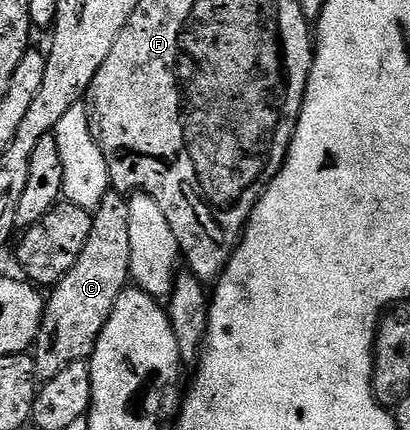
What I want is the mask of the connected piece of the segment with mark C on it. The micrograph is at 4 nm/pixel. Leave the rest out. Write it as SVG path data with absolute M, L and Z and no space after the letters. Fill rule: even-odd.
M116 192L103 196L97 209L92 211L91 232L87 236L87 244L83 244L83 252L79 252L79 260L75 260L75 264L63 276L63 280L59 280L56 286L48 291L45 298L45 315L41 317L37 340L31 347L31 357L37 369L38 379L57 376L63 368L67 368L67 364L84 362L93 355L93 349L99 340L99 332L103 332L103 324L107 324L107 316L111 316L115 300L119 300L126 286L130 285L131 240L127 229L128 207L128 201Z

